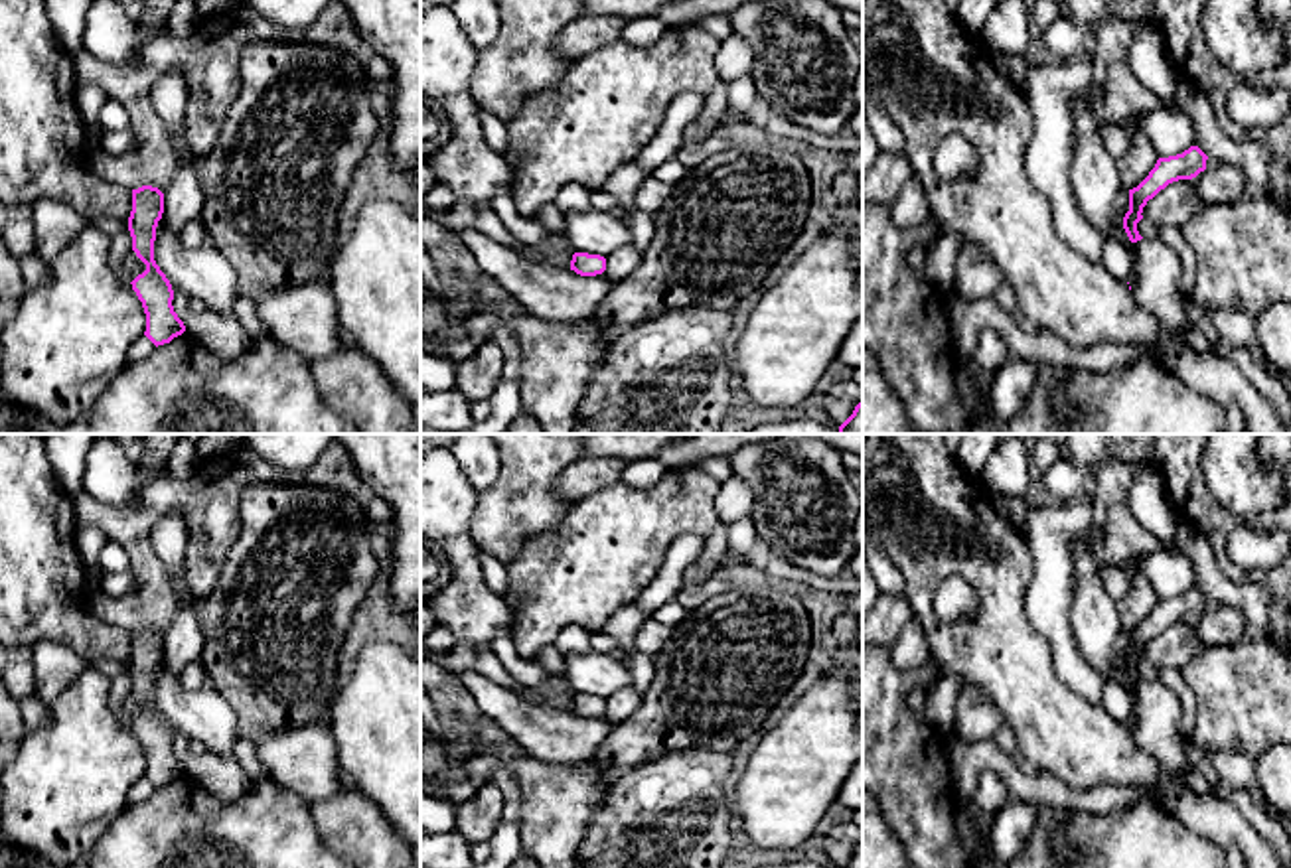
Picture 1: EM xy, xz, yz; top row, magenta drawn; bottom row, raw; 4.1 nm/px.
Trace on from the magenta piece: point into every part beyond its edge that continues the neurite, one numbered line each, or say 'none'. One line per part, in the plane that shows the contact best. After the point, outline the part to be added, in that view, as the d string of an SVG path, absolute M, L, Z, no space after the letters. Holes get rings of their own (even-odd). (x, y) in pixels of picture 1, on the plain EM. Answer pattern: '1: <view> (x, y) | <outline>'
none

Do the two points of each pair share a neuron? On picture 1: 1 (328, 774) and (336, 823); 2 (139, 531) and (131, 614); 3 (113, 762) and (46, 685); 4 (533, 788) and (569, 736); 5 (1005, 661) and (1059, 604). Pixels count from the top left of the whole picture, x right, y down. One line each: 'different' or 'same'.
1: different
2: same
3: different
4: different
5: different

